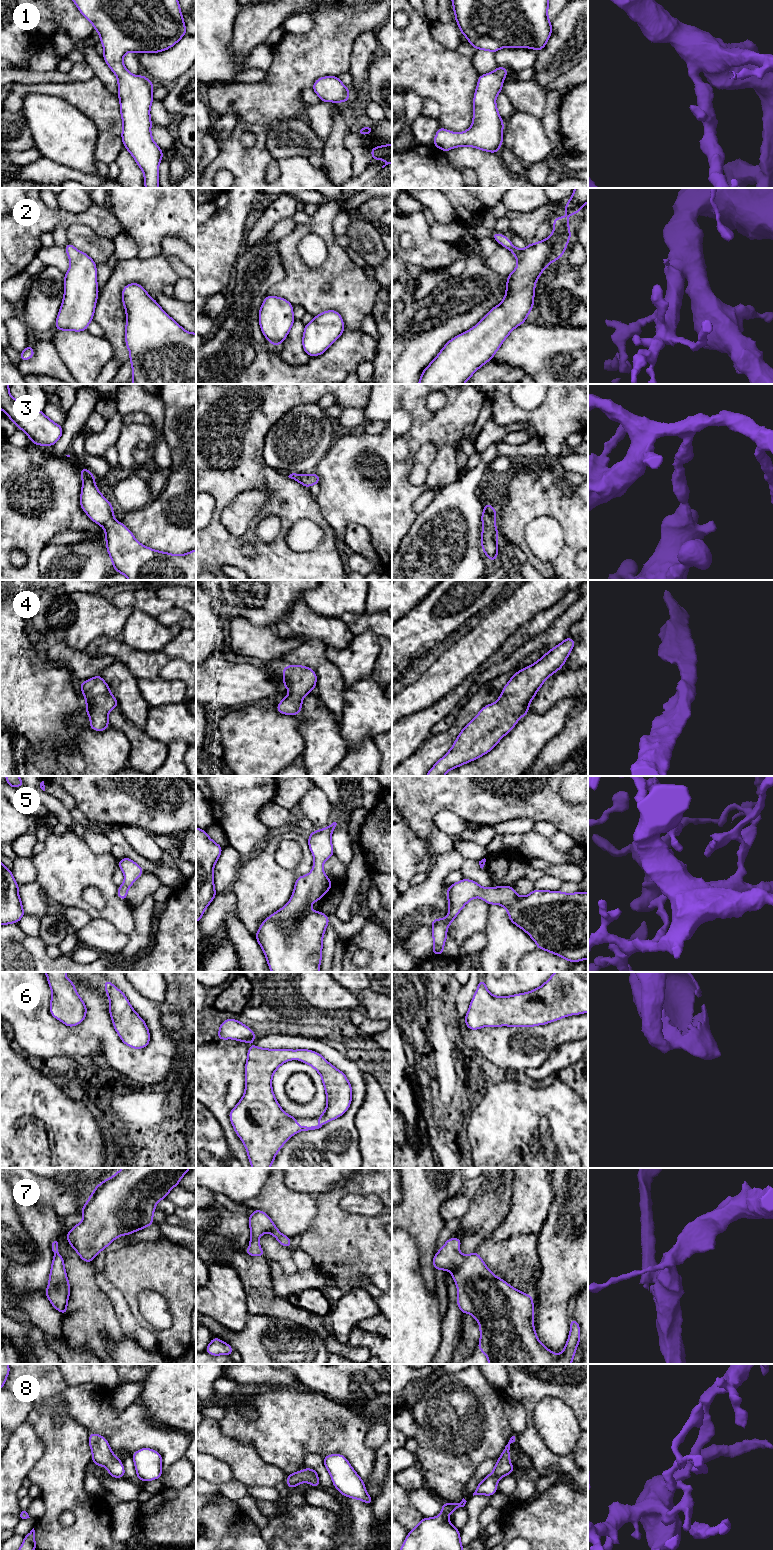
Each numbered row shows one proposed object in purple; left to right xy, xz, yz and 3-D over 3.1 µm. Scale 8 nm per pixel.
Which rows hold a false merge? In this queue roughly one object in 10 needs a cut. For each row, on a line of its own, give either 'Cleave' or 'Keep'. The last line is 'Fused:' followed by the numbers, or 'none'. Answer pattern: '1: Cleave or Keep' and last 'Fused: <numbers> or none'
1: Keep
2: Keep
3: Keep
4: Keep
5: Keep
6: Keep
7: Keep
8: Keep
Fused: none

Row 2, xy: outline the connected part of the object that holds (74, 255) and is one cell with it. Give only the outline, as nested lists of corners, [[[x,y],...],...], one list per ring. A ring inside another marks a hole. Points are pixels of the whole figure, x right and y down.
[[[71,243],[66,244],[65,251],[70,268],[64,273],[64,297],[55,326],[57,331],[86,331],[99,293],[96,262]]]

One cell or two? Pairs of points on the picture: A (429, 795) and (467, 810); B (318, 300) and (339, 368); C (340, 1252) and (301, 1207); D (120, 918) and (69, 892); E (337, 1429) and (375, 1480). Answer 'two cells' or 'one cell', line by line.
A: one cell
B: two cells
C: two cells
D: one cell
E: two cells

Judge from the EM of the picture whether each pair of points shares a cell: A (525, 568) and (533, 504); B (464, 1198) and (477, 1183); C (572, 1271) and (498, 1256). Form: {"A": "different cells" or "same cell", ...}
{"A": "different cells", "B": "same cell", "C": "different cells"}

